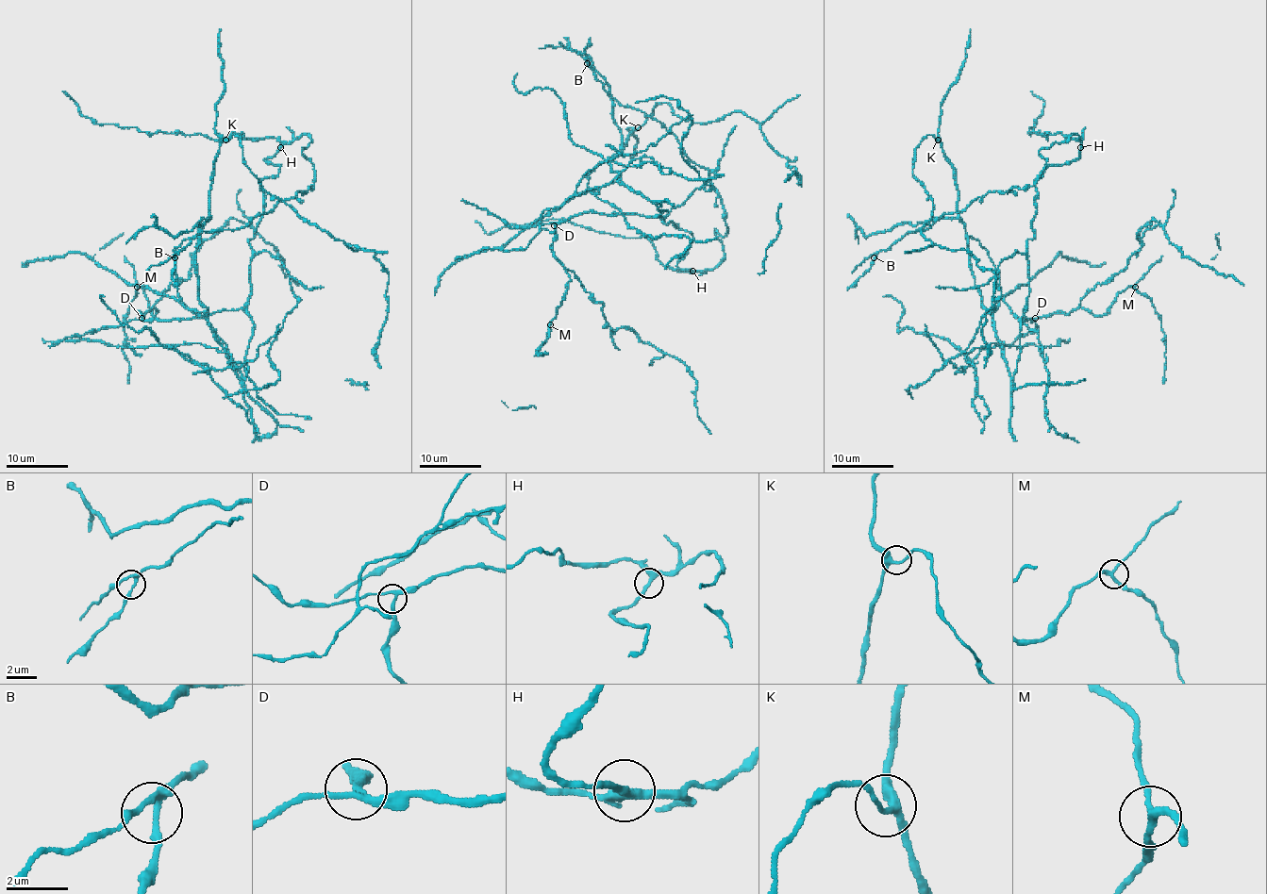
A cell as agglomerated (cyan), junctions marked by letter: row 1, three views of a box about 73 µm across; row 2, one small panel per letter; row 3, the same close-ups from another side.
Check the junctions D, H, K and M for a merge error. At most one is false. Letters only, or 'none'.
none

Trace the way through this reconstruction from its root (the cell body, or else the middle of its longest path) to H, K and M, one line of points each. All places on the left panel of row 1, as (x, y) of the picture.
H: (224, 352), (242, 378), (254, 327), (249, 239), (262, 214), (261, 181), (280, 169), (264, 159), (280, 147)
K: (224, 352), (208, 322), (207, 307), (199, 299), (196, 243), (199, 226), (208, 215), (214, 157), (225, 140)
M: (224, 352), (242, 378), (254, 322), (241, 308), (144, 320), (140, 313), (157, 312), (137, 287)

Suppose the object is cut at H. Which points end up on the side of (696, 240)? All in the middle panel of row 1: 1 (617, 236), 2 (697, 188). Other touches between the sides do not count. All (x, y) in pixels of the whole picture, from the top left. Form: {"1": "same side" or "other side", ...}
{"1": "other side", "2": "same side"}

